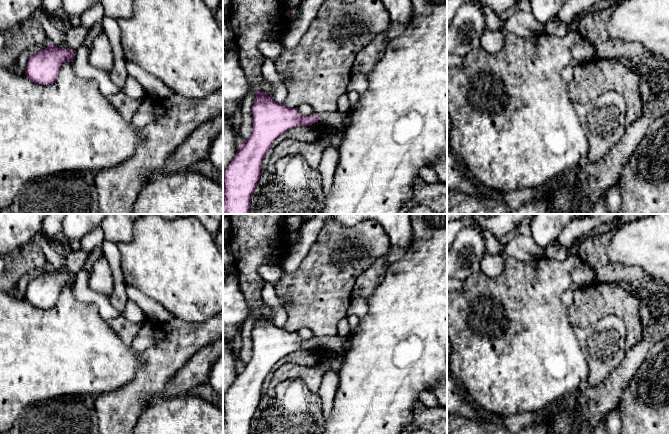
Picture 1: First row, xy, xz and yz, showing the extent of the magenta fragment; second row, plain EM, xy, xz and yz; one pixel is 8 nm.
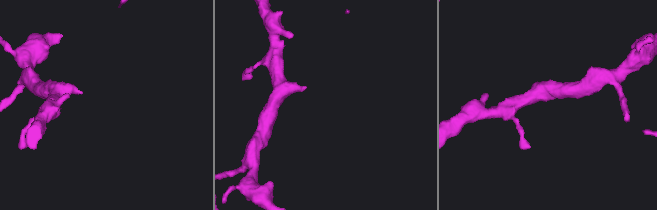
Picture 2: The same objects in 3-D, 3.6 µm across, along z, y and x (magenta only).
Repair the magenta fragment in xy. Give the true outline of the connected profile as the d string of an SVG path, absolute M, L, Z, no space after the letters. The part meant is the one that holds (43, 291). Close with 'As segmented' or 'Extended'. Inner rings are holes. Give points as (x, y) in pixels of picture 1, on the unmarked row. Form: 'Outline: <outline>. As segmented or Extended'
Outline: M50 268L29 283L25 299L34 307L49 309L56 304L62 288L74 282L75 275Z. As segmented

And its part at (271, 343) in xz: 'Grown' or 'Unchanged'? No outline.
Grown

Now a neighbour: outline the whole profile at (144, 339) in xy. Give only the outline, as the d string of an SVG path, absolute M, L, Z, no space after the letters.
M151 322L145 323L133 339L130 346L135 352L142 354L154 345L154 332L152 325L153 323Z

